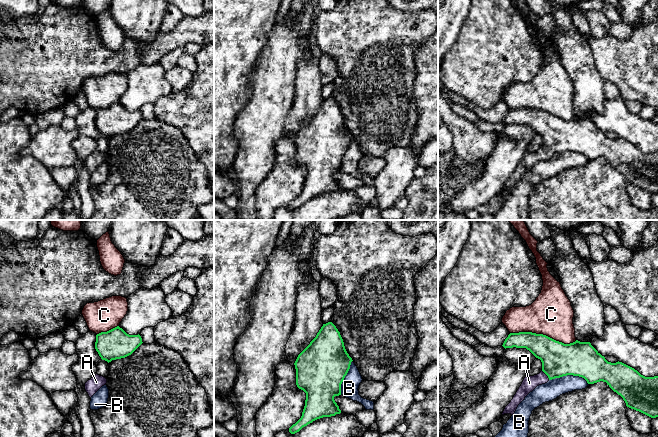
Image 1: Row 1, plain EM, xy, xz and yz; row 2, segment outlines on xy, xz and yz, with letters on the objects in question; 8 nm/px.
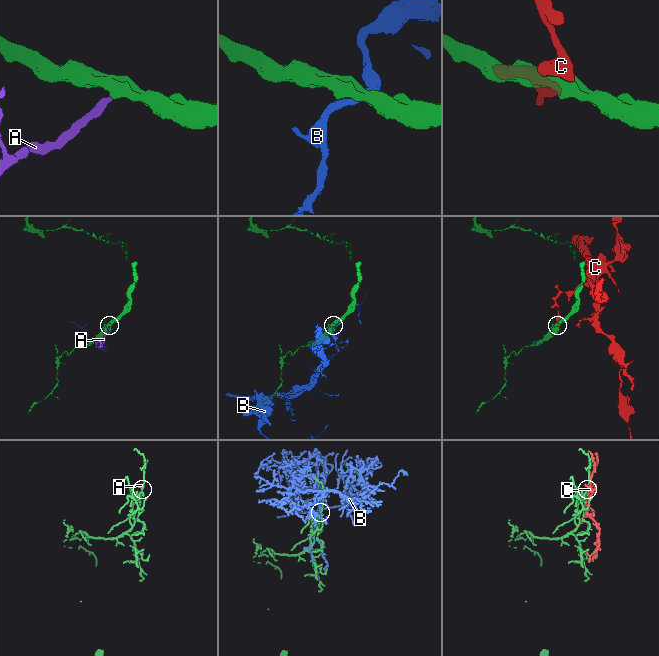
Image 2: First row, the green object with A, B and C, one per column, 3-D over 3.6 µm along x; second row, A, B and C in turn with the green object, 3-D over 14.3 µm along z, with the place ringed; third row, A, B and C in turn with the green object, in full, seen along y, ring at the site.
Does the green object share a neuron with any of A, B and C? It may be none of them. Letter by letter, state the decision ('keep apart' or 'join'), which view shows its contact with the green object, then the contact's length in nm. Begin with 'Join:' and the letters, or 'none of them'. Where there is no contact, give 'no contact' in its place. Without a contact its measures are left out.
Join: A
A: join; meets green in yz; contact 100 nm long
B: keep apart; meets green in yz; contact 320 nm long
C: keep apart; meets green in yz; contact 550 nm long

